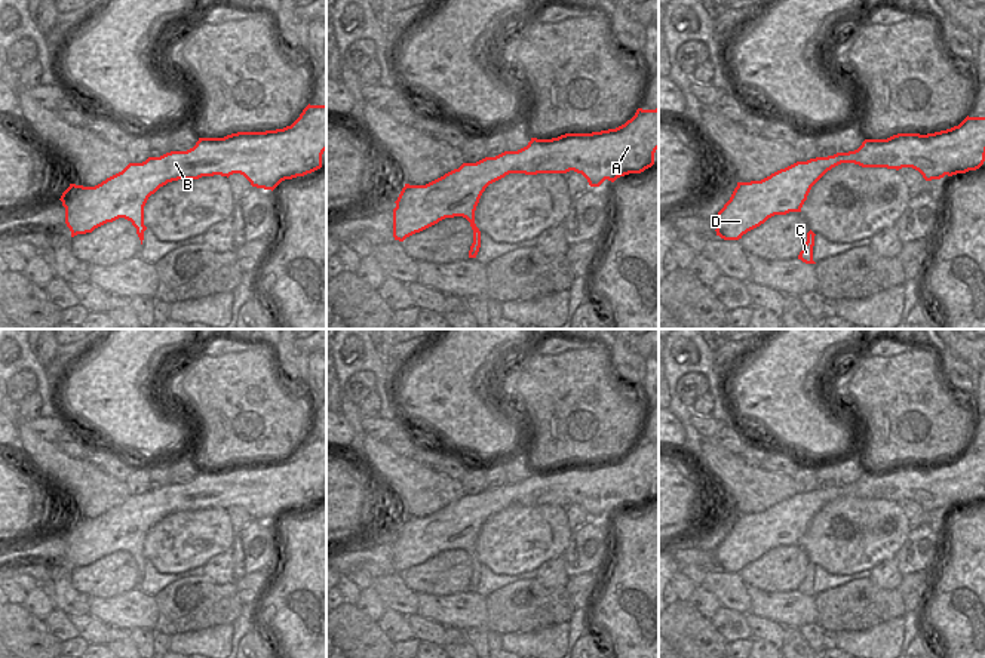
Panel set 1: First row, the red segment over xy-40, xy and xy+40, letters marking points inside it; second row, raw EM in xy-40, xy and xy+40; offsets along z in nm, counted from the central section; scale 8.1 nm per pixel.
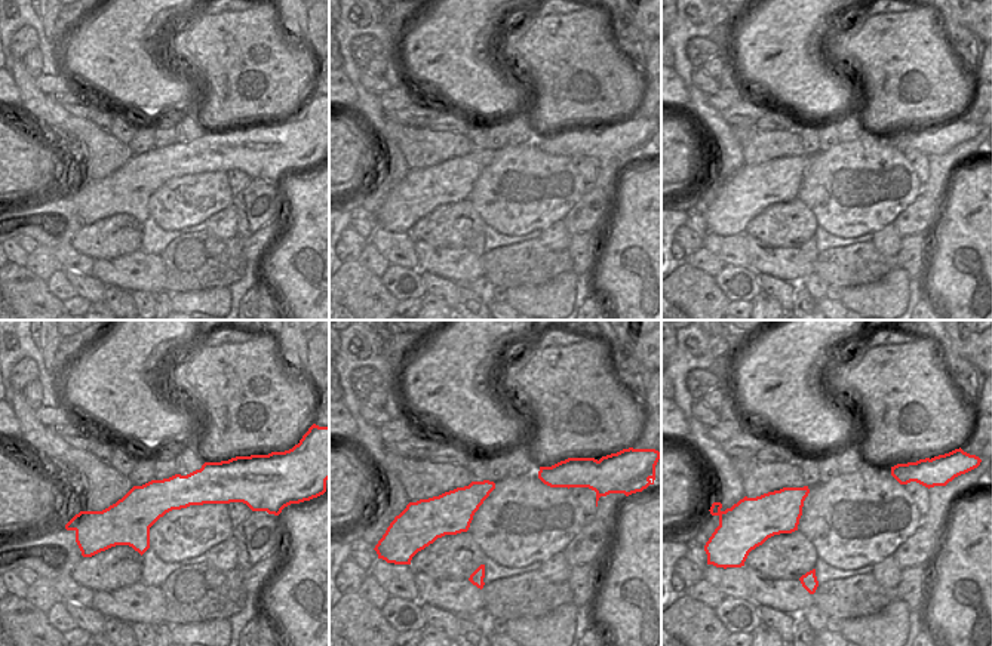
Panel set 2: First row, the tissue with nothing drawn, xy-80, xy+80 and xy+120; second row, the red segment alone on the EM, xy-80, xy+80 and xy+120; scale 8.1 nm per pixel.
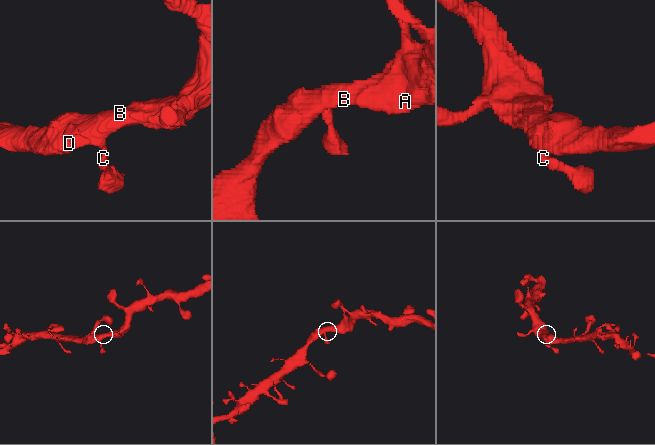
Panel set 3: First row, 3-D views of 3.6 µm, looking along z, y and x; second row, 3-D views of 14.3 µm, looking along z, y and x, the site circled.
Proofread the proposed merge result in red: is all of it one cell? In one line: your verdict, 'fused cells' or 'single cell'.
single cell

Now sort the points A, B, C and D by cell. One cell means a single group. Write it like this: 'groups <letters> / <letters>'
groups A B C D

